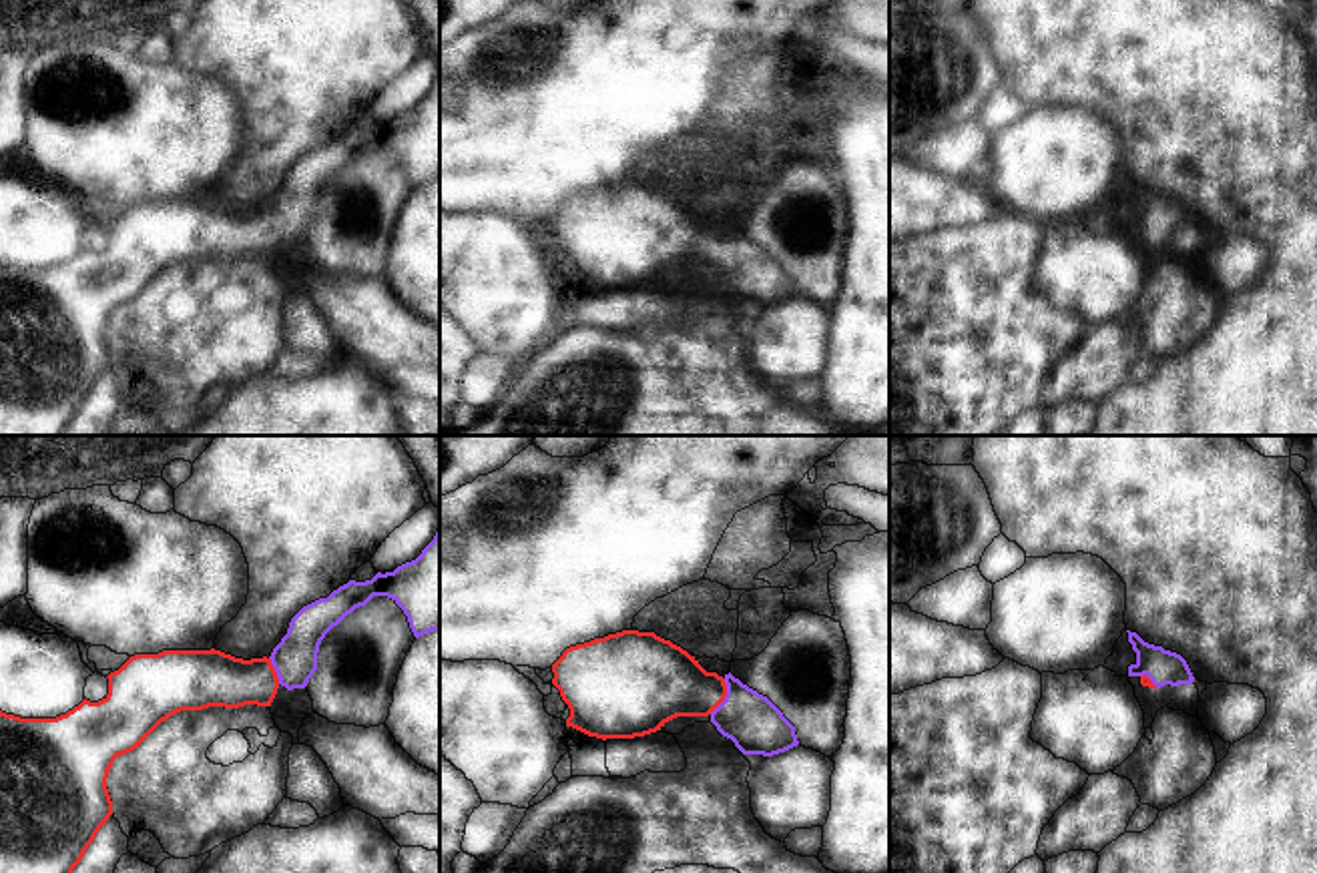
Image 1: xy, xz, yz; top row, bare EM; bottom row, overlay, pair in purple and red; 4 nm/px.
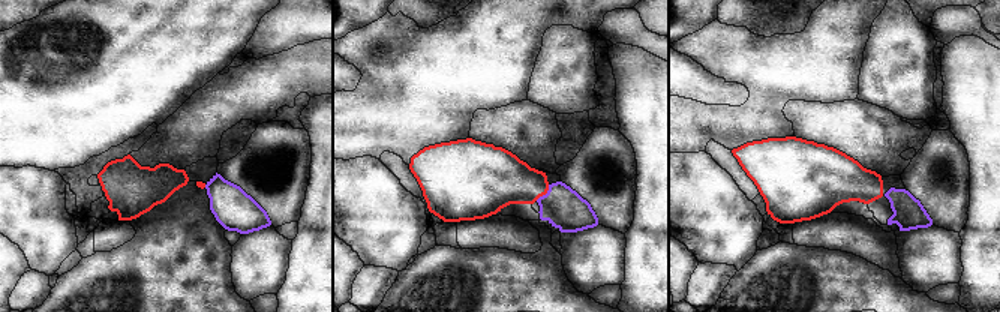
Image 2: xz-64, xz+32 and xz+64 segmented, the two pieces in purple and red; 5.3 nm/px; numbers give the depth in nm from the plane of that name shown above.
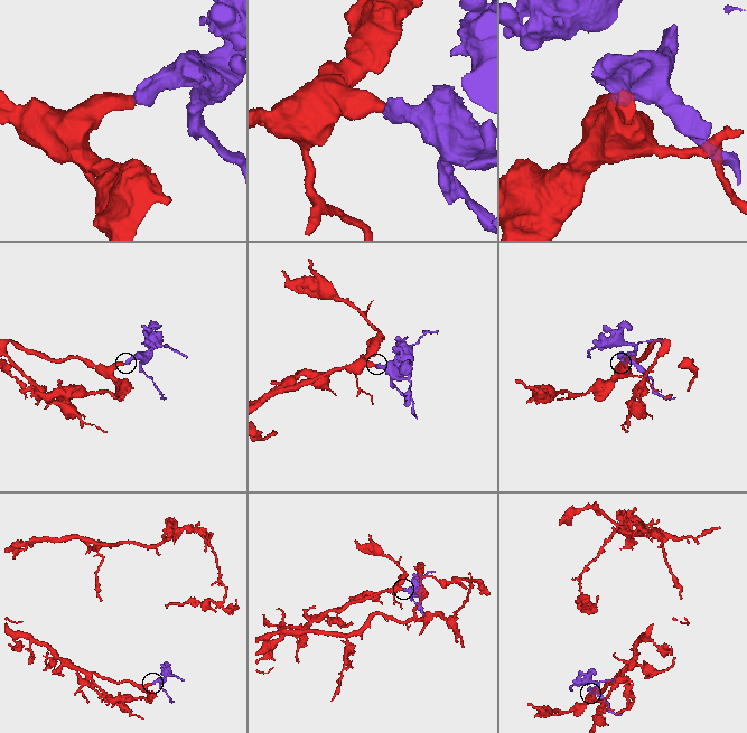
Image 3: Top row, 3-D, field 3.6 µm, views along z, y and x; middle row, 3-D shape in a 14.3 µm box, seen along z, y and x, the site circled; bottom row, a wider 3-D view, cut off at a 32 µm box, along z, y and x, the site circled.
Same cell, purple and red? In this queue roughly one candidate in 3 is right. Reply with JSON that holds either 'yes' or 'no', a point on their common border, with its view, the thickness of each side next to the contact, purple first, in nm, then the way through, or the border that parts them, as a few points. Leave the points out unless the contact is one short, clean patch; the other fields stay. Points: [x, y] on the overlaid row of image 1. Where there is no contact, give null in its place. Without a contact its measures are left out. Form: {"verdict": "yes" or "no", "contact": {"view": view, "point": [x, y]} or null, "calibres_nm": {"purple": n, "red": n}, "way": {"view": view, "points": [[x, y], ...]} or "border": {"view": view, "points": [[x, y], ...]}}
{"verdict": "yes", "contact": {"view": "xz", "point": [725, 697]}, "calibres_nm": {"purple": 220, "red": 300}, "way": {"view": "xz", "points": [[751, 721], [725, 697], [693, 693], [665, 681]]}}

